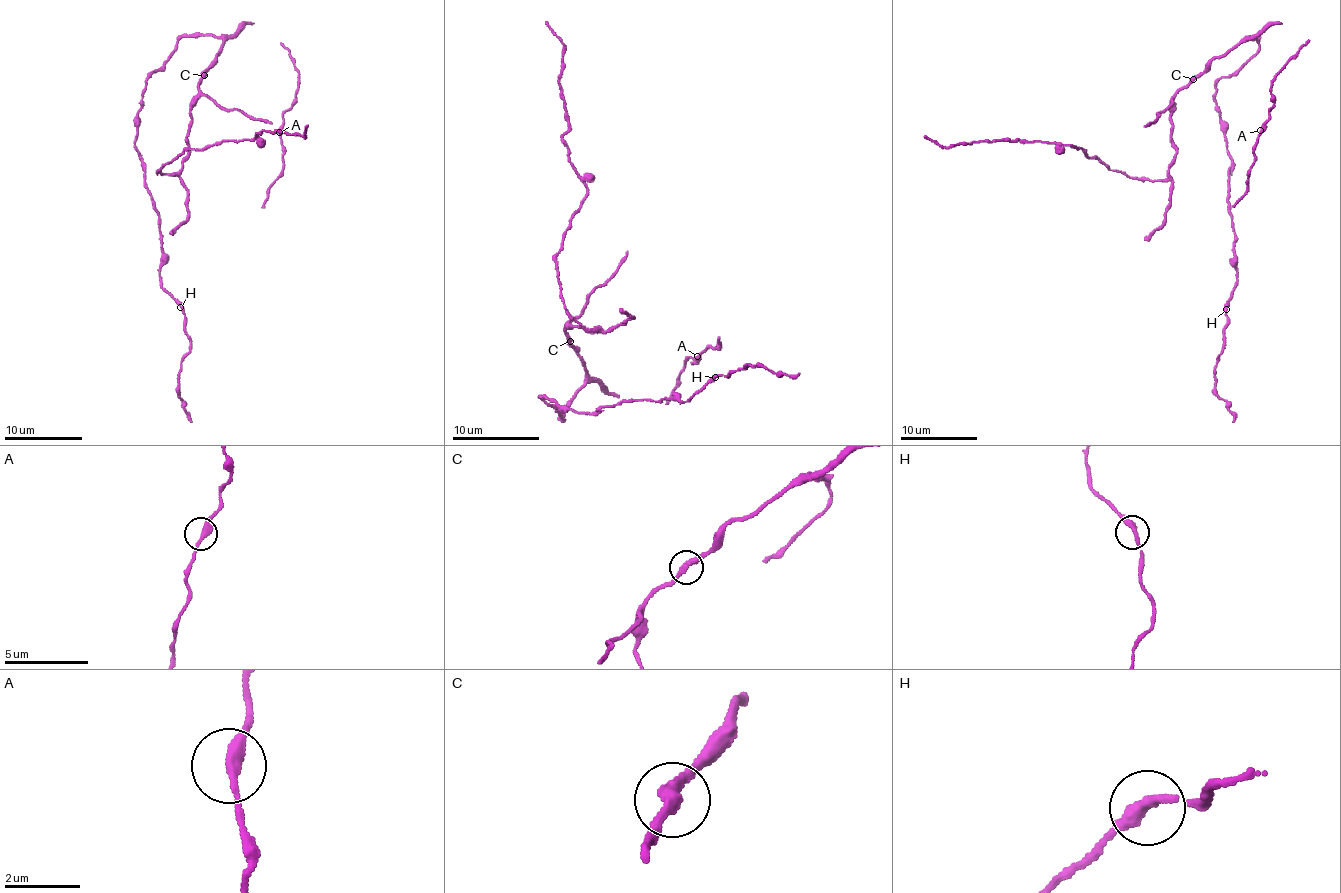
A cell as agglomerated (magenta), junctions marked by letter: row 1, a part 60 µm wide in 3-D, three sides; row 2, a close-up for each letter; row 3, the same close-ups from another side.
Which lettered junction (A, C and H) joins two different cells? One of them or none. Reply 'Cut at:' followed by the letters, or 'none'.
Cut at: none

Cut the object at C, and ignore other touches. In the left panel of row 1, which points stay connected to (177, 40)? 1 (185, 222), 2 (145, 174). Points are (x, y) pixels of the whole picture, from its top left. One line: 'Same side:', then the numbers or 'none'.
Same side: 2

